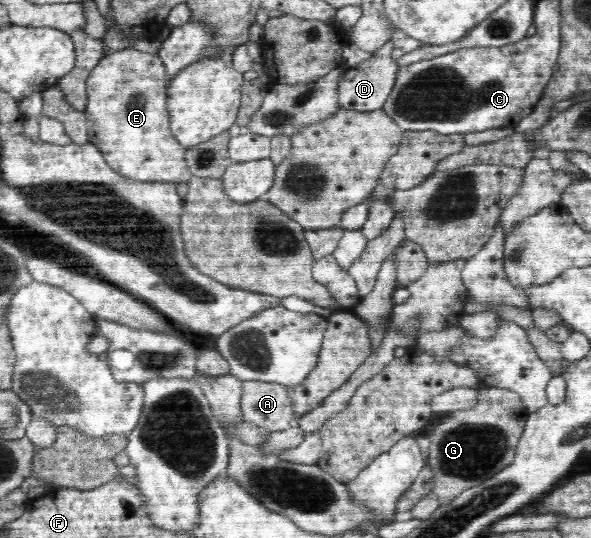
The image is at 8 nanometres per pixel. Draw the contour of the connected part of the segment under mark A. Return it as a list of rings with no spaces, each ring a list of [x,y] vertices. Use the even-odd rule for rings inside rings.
[[[242,381],[240,409],[243,421],[266,428],[269,432],[299,427],[288,389],[277,383]]]

